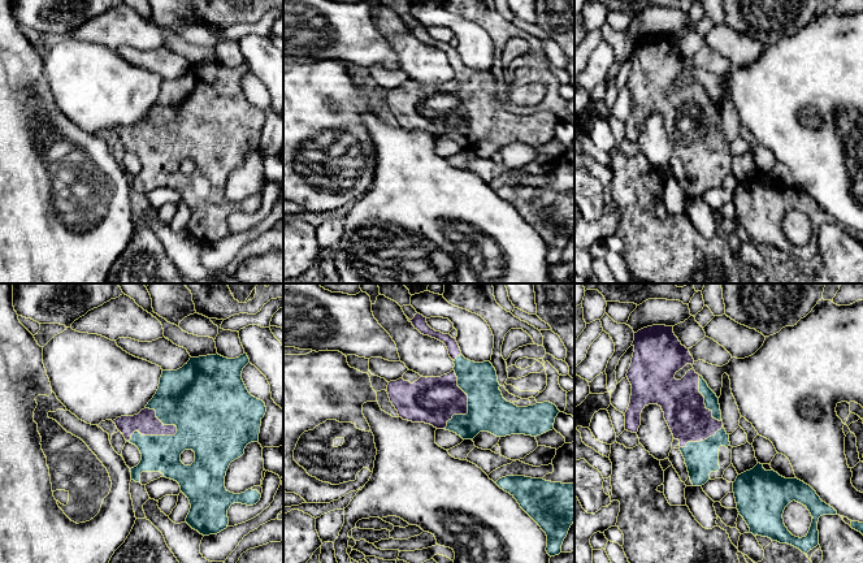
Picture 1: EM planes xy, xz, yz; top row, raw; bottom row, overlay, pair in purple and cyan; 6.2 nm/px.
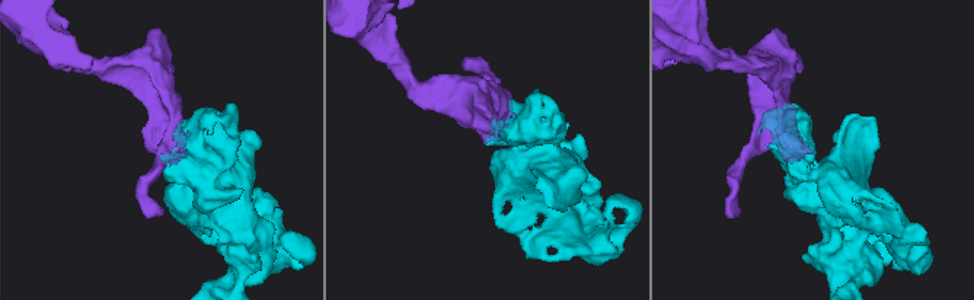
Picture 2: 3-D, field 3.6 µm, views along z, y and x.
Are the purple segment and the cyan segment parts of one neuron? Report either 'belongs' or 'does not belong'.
belongs

